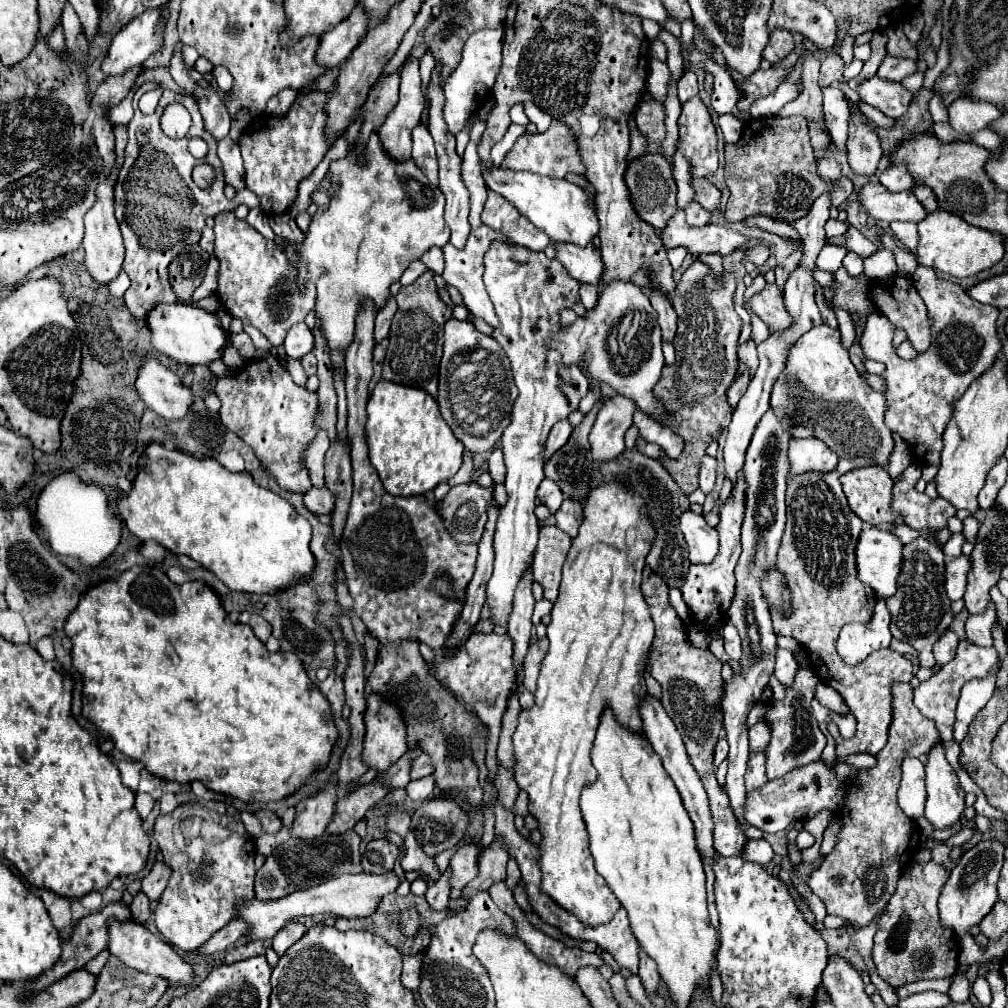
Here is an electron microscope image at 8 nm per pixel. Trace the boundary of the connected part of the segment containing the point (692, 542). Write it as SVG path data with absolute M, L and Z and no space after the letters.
M686 511L680 517L680 529L682 529L688 549L690 549L690 561L704 563L704 565L712 563L718 553L716 527L710 527L702 515Z

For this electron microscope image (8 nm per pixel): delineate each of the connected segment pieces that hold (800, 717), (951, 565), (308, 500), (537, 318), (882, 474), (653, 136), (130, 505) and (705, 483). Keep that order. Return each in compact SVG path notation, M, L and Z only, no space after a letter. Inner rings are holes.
M800 667L796 673L794 685L790 689L786 689L784 701L778 701L778 703L770 701L766 705L768 713L764 719L772 725L772 739L770 739L770 745L766 747L768 779L784 777L788 771L802 767L804 763L812 763L812 761L820 759L822 749L826 747L826 737L818 729L818 723L812 717L812 707L810 707L816 685L818 685L818 677L814 675L814 671L810 667Z
M958 557L958 559L946 559L946 571L944 571L944 583L946 583L946 593L950 601L958 601L964 595L966 589L966 571L970 569L970 559L968 557Z
M312 487L312 489L306 491L306 495L304 495L304 505L306 505L312 513L322 515L322 513L332 513L332 511L334 511L334 499L336 499L336 495L334 495L330 489L326 489L326 487L316 489L316 487Z
M492 243L484 255L484 283L500 319L492 337L506 351L520 391L512 407L512 423L502 433L502 451L508 469L504 481L508 501L500 507L494 533L494 573L486 587L492 623L508 627L508 611L512 611L516 583L520 583L520 575L532 565L538 543L540 525L534 515L534 501L536 489L544 479L544 443L552 425L578 409L580 399L588 393L588 379L580 375L576 367L564 367L562 357L544 347L546 337L560 329L558 311L562 307L574 307L574 303L580 301L578 281L568 275L560 261L520 245L508 247L506 243Z
M880 465L866 469L852 469L840 477L850 509L870 527L894 527L902 517L892 511L892 487L888 471Z
M654 99L640 103L640 109L636 113L636 127L648 141L664 141L666 127L664 127L664 107L656 103Z
M150 443L140 457L138 477L132 491L118 501L120 517L142 543L156 541L170 553L188 555L190 559L212 571L228 589L244 593L276 595L288 587L310 579L314 573L314 555L310 551L312 527L308 519L278 493L258 487L250 475L230 473L218 461L204 457L196 459L176 449L166 449L160 443Z
M710 455L702 457L698 479L700 479L700 489L704 493L710 493L714 489L714 481L716 481L716 459L714 457Z

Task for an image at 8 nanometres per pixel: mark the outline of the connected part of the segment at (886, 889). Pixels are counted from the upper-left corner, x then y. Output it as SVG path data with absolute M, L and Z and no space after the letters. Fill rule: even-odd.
M876 755L874 767L858 769L856 779L844 783L846 799L842 811L834 813L842 821L838 843L824 857L820 869L808 879L808 887L824 901L826 911L850 921L856 929L866 927L884 911L888 899L896 891L902 869L920 849L920 829L902 813L896 801L902 761L900 757Z

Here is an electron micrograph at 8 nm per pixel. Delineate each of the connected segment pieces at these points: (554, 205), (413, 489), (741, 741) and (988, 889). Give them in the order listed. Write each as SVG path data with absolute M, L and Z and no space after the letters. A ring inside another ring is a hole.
M492 165L492 169L484 175L484 181L488 189L510 201L520 211L520 215L532 221L554 243L574 243L586 247L598 235L600 225L588 193L566 179L552 179L528 171L504 171Z
M380 379L374 387L374 391L370 393L366 413L368 413L366 443L368 443L370 463L378 471L380 481L388 493L400 495L400 497L424 495L424 493L432 491L438 483L454 477L456 471L460 469L464 445L454 437L452 429L444 423L440 409L438 409L438 403L428 393L424 393L422 389Z
M768 409L756 425L752 435L750 447L746 451L746 465L744 465L744 479L748 479L748 495L746 495L746 509L744 509L744 523L742 523L742 555L736 565L736 595L728 609L728 621L740 631L742 637L742 659L740 671L734 671L732 681L724 681L724 695L720 701L724 731L730 745L728 753L728 775L726 775L726 793L730 797L732 811L736 813L738 821L744 823L742 805L746 795L744 773L748 763L748 727L746 717L750 709L760 701L766 685L770 683L770 675L774 671L776 661L776 633L772 629L770 611L764 601L764 593L760 589L760 577L772 563L776 563L776 551L780 547L780 539L786 525L786 475L788 475L788 443L792 439L792 429L796 423L792 419L780 419L772 409Z
M994 839L978 841L974 847L970 847L960 857L960 861L952 869L952 873L942 889L942 895L940 895L938 907L940 907L942 927L946 927L946 929L954 931L958 937L962 937L968 933L968 929L972 925L978 925L980 919L984 919L984 915L990 913L990 909L998 901L996 883L998 883L1002 863L1004 863L1004 845L1000 845Z

